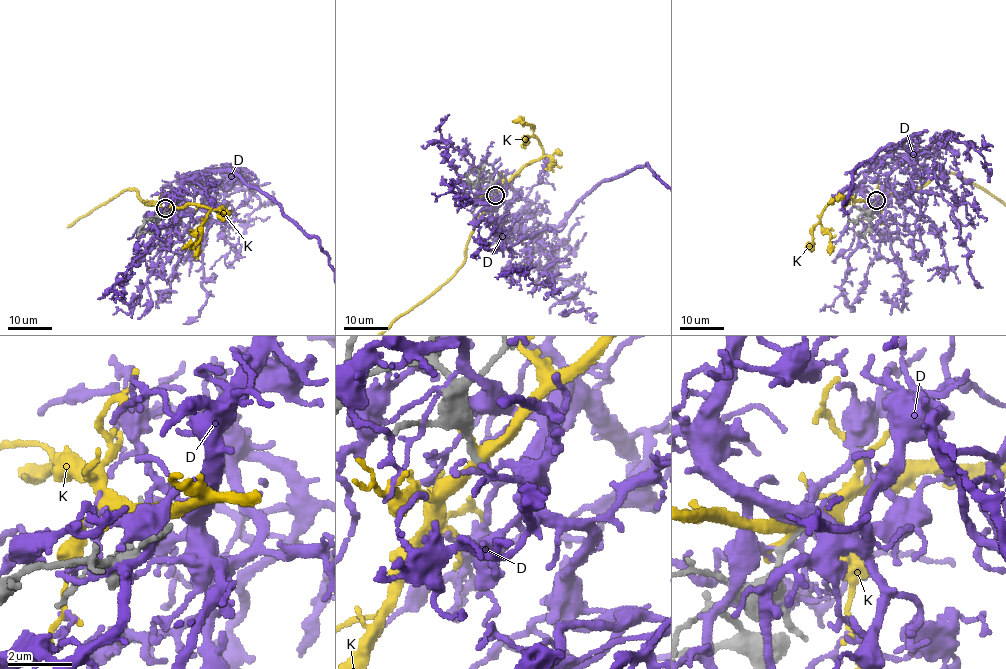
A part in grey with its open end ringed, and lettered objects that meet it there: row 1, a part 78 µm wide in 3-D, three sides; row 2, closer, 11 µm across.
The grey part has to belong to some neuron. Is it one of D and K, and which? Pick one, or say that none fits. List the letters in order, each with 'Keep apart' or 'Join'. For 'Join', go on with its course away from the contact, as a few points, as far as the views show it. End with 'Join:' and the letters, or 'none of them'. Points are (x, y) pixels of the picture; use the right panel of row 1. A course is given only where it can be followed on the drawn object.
D: Keep apart
K: Keep apart
Join: none of them

